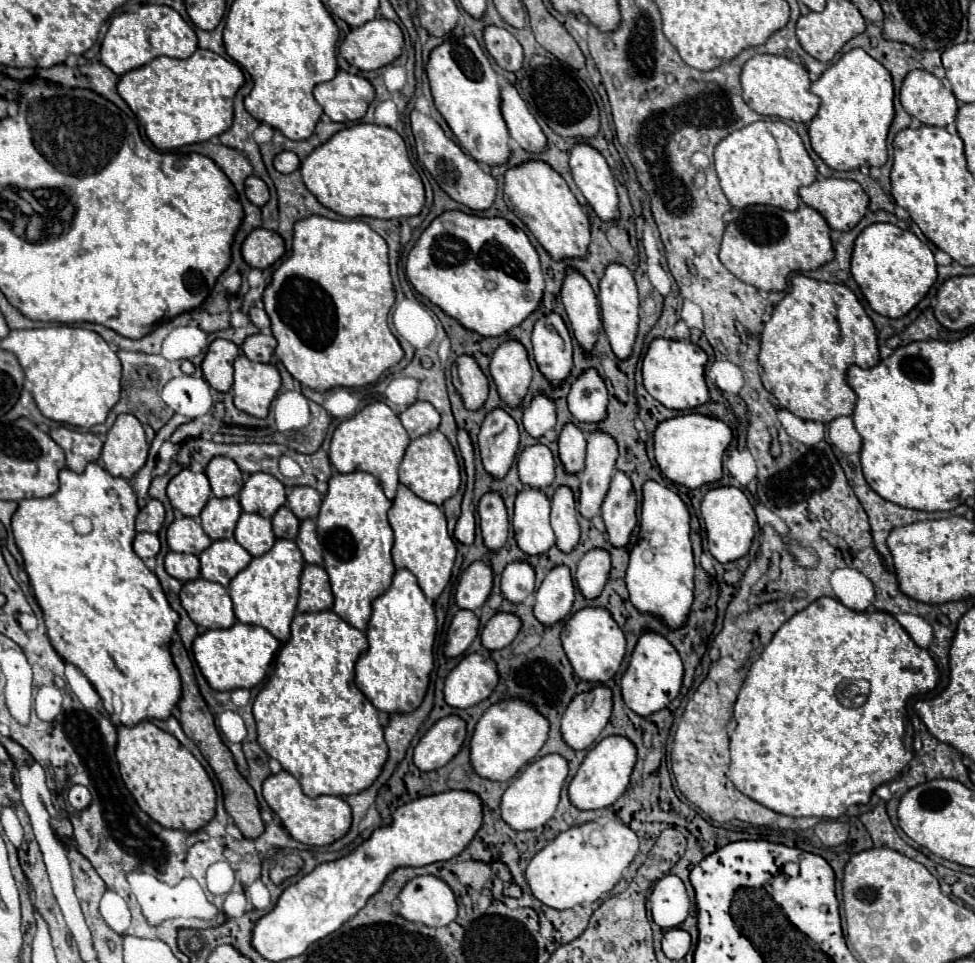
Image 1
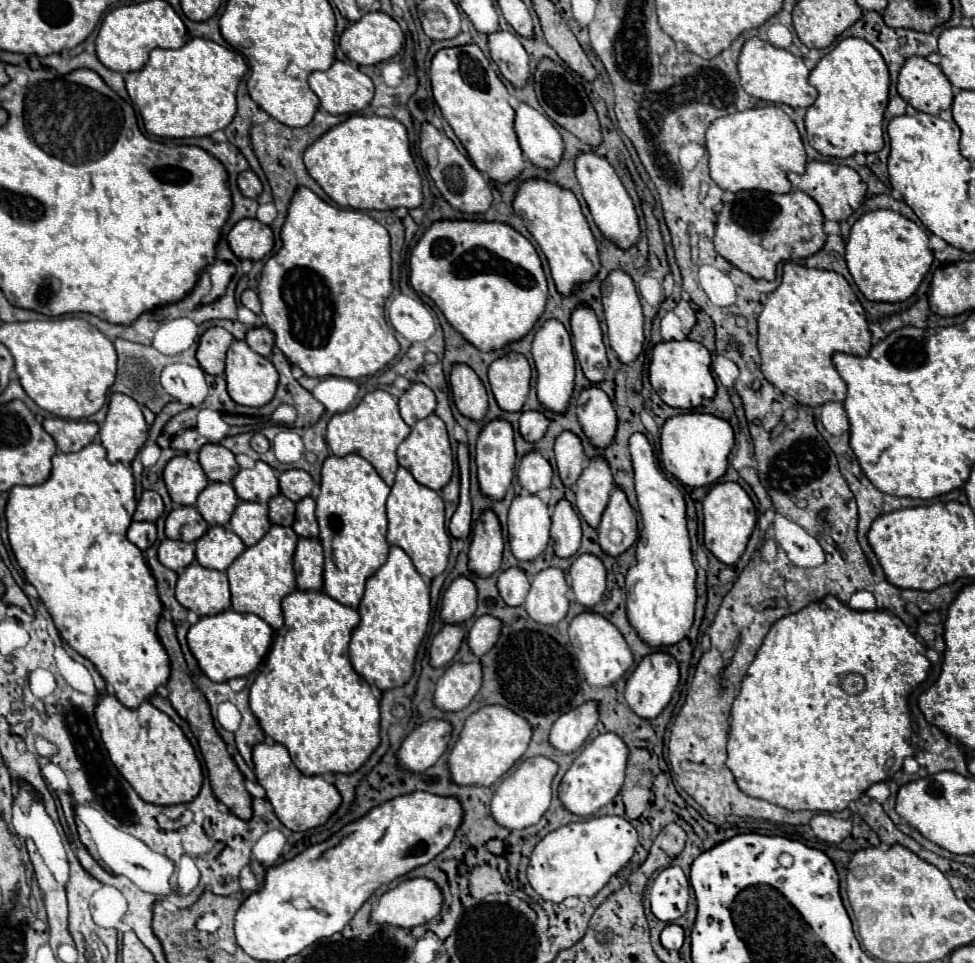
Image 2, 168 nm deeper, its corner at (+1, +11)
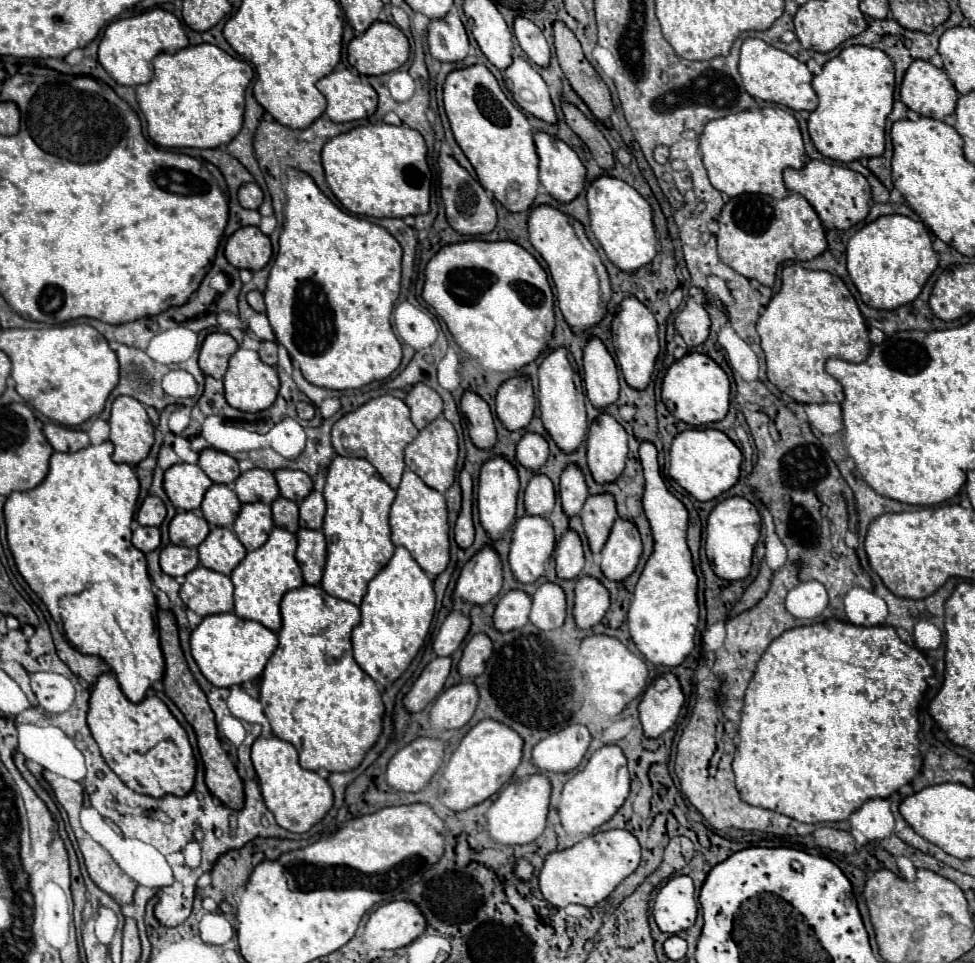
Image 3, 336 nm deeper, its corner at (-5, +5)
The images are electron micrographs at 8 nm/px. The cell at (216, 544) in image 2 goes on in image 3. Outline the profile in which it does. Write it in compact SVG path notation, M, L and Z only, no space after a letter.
M212 528L208 538L198 546L200 564L220 574L230 574L246 556L246 548L228 528Z

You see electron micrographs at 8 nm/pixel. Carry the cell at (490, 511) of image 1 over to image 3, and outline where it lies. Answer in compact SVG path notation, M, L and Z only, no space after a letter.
M486 544L462 568L460 578L456 582L454 600L466 600L470 604L486 604L500 592L500 588L502 588L502 560L494 550L494 546Z

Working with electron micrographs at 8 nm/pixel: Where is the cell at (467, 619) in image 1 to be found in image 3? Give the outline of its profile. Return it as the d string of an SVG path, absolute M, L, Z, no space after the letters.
M436 656L428 666L422 670L420 678L414 682L412 690L404 696L404 706L410 712L420 712L424 706L436 698L436 694L444 688L444 682L450 674L452 658L450 656Z

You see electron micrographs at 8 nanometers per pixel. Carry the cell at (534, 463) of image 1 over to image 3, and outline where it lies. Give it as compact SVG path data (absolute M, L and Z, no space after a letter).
M534 474L524 490L526 512L534 516L548 516L554 508L554 500L556 492L552 480L544 474Z

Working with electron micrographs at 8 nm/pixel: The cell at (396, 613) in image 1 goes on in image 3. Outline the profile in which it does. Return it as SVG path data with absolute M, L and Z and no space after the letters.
M396 548L392 560L368 584L368 594L360 604L362 620L352 632L354 658L358 666L378 684L388 686L398 680L418 654L434 618L434 588L426 572L416 564L406 548Z

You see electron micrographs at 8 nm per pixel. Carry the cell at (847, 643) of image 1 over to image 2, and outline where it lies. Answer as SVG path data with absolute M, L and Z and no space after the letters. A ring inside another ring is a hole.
M826 596L820 602L814 602L802 608L796 614L784 616L766 634L754 662L750 664L740 694L732 706L732 722L730 722L730 736L728 736L728 768L736 778L738 788L754 798L778 804L786 810L810 810L810 812L842 812L852 800L858 800L872 784L890 780L898 770L902 770L902 762L906 756L914 754L912 744L912 726L910 726L910 712L908 712L908 694L926 678L930 662L926 658L926 646L918 642L918 638L906 628L906 624L896 618L894 614L882 610L858 612L842 604L834 596ZM844 674L860 674L866 680L866 688L860 694L846 694L840 686L840 678Z

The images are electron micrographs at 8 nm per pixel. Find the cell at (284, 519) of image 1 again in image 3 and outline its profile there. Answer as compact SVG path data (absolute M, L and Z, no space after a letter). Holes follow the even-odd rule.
M279 496L276 502L272 503L272 517L275 526L286 528L290 532L296 532L299 529L299 508L291 500ZM282 506L290 506L290 510L282 514Z

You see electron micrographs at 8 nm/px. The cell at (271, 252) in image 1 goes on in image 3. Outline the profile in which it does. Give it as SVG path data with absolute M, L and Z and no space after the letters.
M242 226L236 230L224 248L226 260L236 268L262 270L272 256L272 242L256 226Z

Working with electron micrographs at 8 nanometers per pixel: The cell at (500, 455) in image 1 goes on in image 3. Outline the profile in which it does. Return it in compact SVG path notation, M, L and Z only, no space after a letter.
M492 456L488 458L480 468L478 478L478 514L484 530L490 534L492 540L498 540L504 536L504 532L512 526L516 518L516 498L520 490L520 480L516 468L504 458L504 456Z

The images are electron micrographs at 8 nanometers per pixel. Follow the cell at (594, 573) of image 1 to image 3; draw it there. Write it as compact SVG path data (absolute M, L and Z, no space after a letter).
M592 576L578 578L574 604L574 618L578 628L592 628L604 618L608 608L610 608L608 588L598 578Z

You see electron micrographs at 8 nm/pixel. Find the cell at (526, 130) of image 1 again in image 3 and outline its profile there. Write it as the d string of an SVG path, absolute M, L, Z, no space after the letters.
M542 130L534 132L534 144L540 160L540 182L544 188L558 202L574 200L586 182L586 168L578 154L560 138Z

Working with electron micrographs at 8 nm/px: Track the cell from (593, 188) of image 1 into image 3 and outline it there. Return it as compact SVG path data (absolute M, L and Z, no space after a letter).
M604 174L590 184L586 198L590 210L590 228L612 264L616 264L620 270L632 272L652 262L656 254L652 210L648 202L630 184Z

